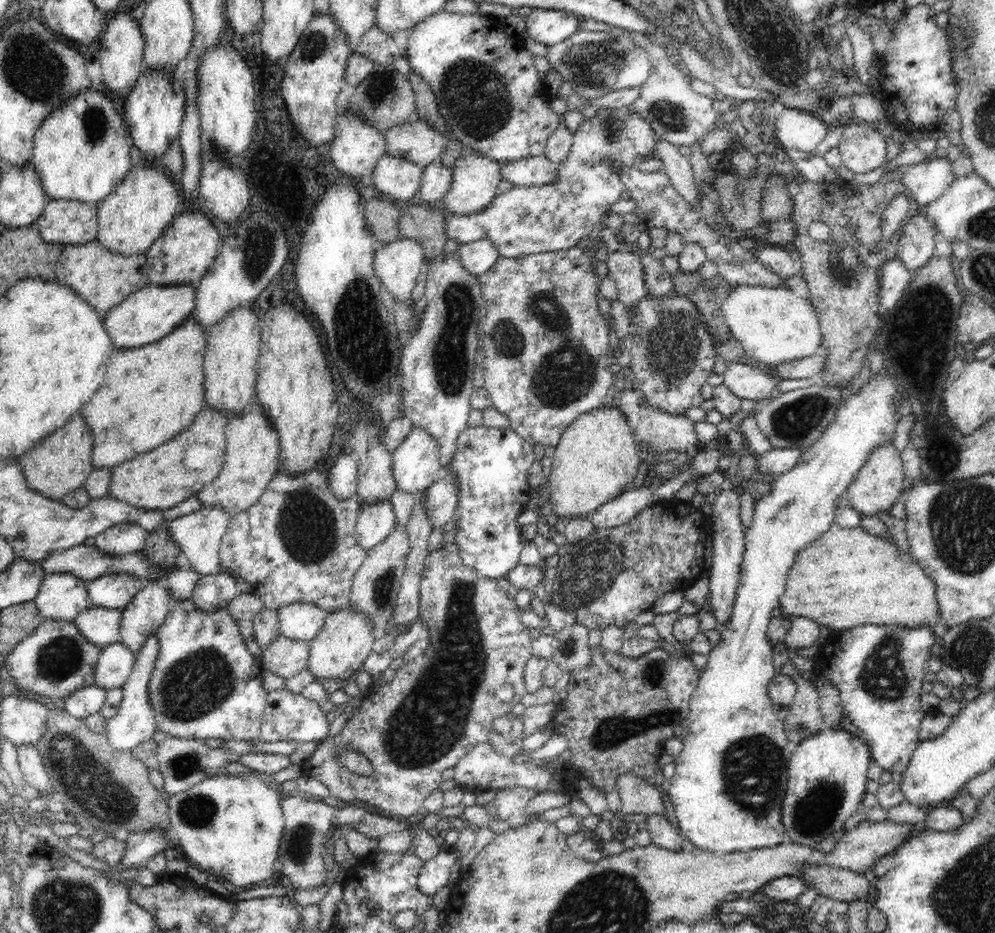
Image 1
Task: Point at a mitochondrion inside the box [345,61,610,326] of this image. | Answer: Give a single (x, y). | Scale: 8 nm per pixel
(381, 86)

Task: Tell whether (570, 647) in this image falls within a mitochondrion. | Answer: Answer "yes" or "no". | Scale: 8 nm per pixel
yes

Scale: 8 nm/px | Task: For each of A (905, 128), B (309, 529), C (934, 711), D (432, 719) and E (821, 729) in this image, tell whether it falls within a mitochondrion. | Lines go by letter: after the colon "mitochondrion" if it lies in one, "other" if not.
A: other
B: mitochondrion
C: other
D: mitochondrion
E: other

